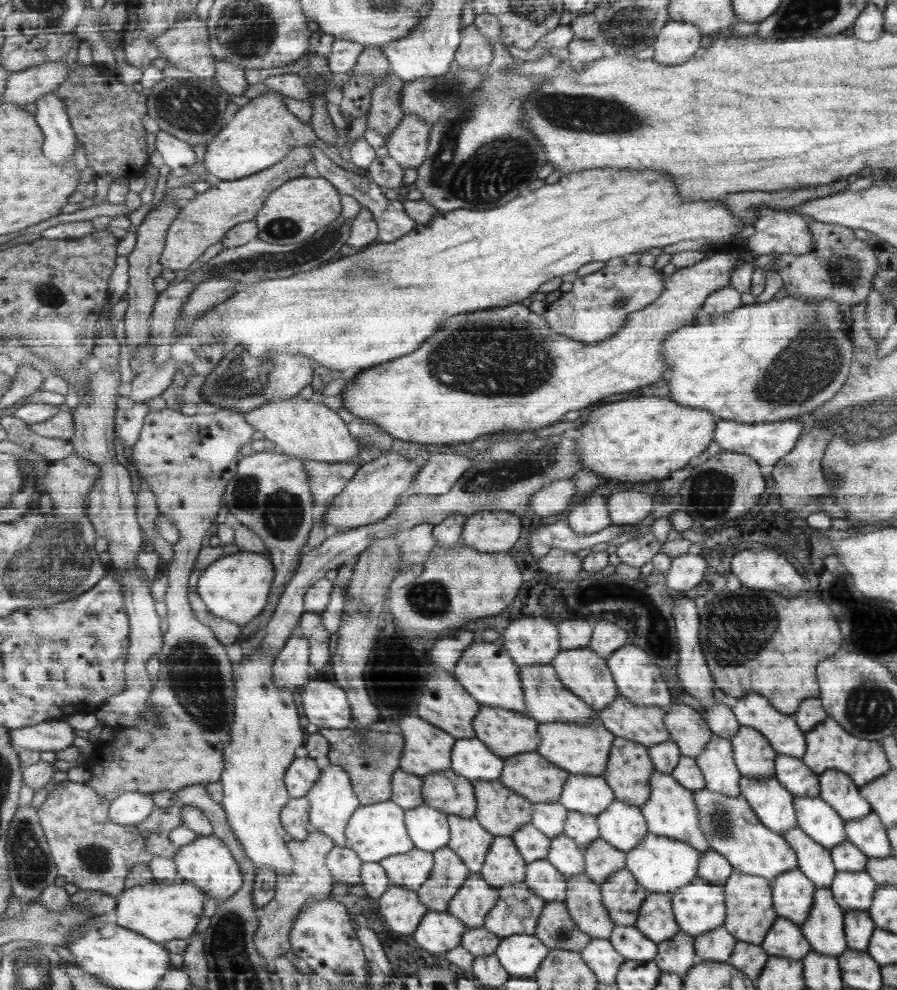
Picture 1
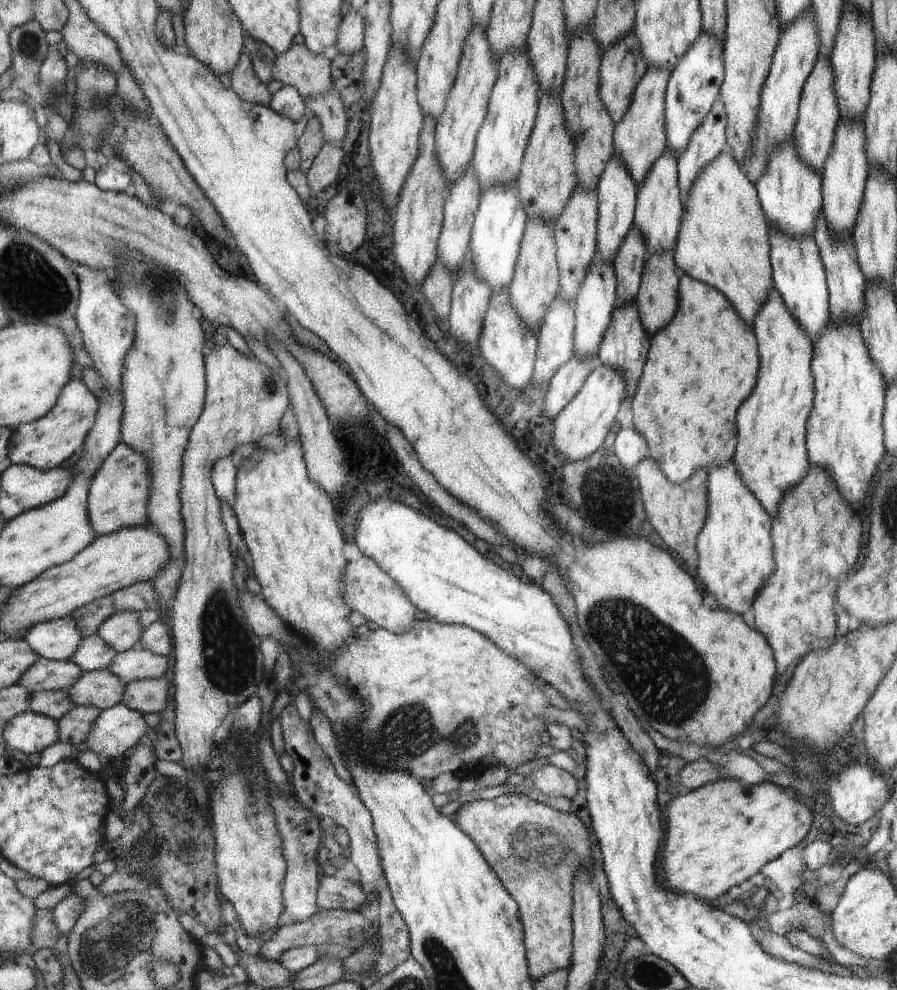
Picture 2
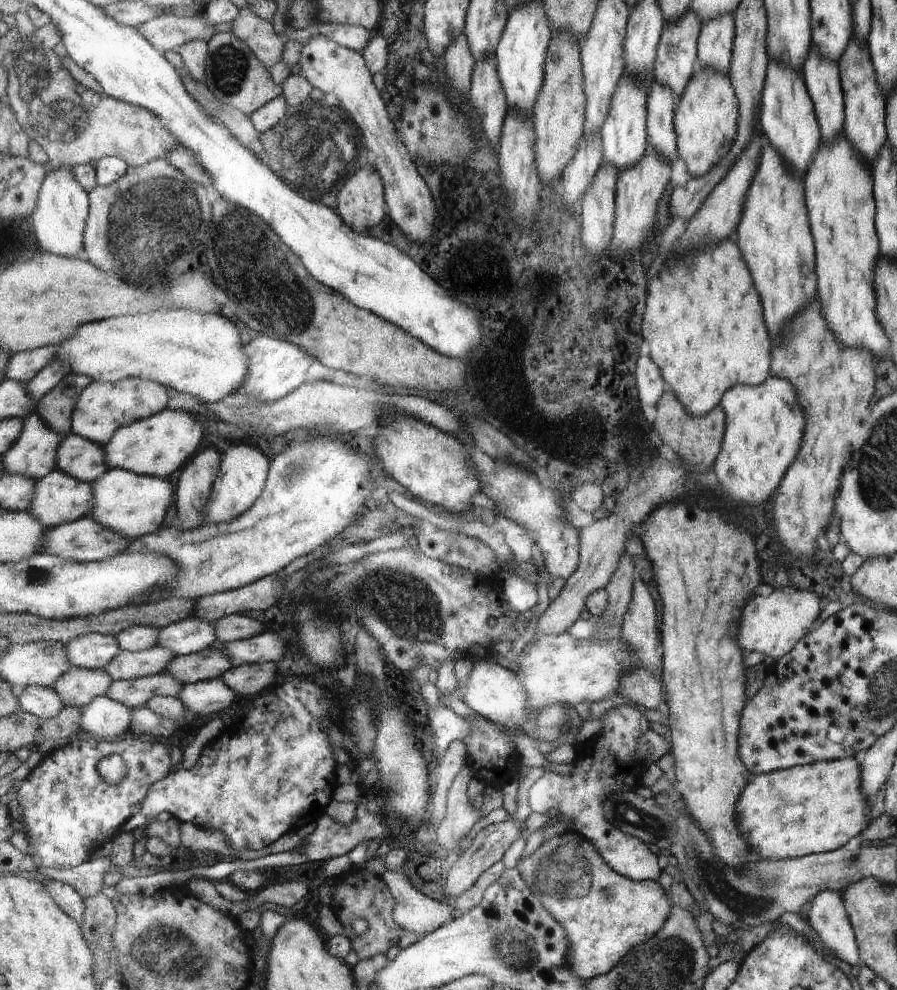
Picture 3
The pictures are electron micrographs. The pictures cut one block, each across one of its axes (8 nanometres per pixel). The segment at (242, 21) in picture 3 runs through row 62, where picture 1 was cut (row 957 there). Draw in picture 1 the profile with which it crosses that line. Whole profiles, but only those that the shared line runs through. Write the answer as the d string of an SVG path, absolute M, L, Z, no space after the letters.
M312 831L312 834L304 840L292 839L287 842L292 858L295 859L291 876L276 874L278 884L276 884L275 896L261 908L260 928L254 938L255 946L267 964L272 964L277 956L292 951L289 934L305 904L308 904L308 901L322 901L329 897L334 878L325 860L334 846L332 837L318 831Z

